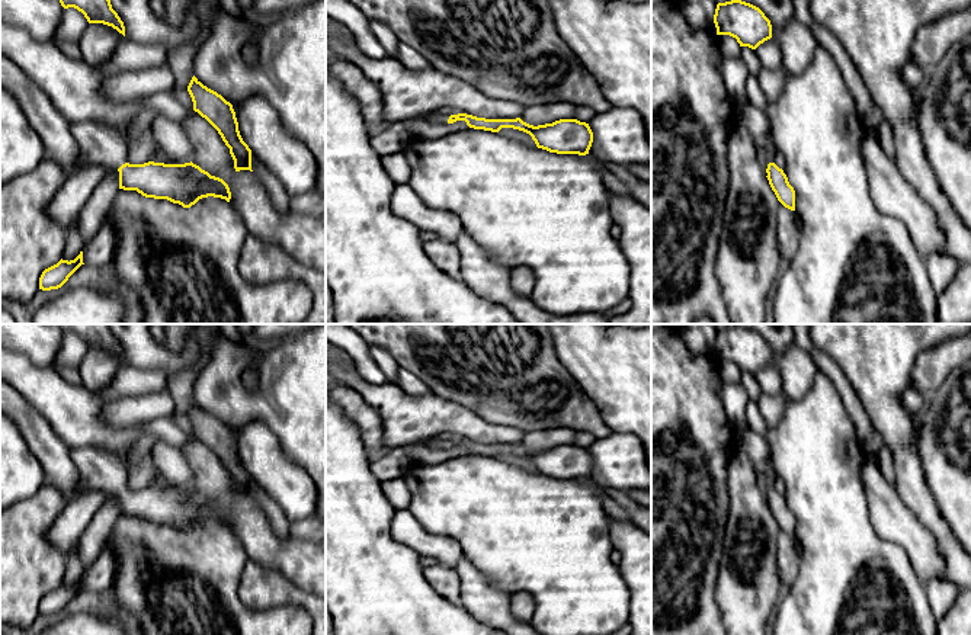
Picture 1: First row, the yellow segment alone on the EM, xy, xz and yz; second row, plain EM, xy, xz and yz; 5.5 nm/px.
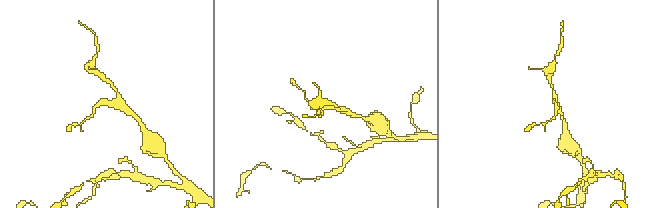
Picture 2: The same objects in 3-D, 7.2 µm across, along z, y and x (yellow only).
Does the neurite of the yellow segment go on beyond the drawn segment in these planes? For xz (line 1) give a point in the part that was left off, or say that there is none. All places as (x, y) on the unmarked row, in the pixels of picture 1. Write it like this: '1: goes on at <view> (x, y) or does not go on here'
1: goes on at xz (433, 442)

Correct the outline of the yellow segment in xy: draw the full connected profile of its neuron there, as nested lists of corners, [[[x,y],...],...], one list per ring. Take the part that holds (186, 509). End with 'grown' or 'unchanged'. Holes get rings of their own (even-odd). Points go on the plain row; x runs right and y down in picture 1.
[[[70,449],[70,456],[87,487],[119,497],[119,514],[137,516],[145,523],[167,525],[183,533],[190,533],[208,522],[227,527],[231,525],[230,513],[222,504],[211,501],[192,487],[129,490],[124,461],[103,449]]] | grown

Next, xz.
[[[438,437],[423,440],[424,445],[436,449],[454,449],[465,446],[470,453],[499,458],[501,453],[523,456],[532,462],[538,474],[557,480],[586,481],[593,468],[593,458],[586,448],[577,445],[560,445],[545,450],[529,450],[520,443],[516,445],[486,445],[467,439],[442,440]]] | grown

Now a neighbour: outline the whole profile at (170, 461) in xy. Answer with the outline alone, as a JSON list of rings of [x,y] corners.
[[[166,442],[151,443],[153,461],[164,480],[174,488],[190,488],[193,471],[188,464],[186,455]]]

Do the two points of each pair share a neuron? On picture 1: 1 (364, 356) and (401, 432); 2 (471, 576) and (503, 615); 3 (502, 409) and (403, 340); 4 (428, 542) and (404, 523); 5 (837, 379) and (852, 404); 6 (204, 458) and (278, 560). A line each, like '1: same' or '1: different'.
1: different
2: same
3: same
4: same
5: same
6: same

